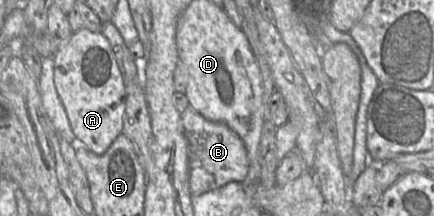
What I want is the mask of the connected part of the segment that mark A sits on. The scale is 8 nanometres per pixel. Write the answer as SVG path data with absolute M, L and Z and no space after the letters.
M87 29L73 32L52 58L54 84L74 135L91 152L104 154L123 131L126 109L124 77L107 38Z

